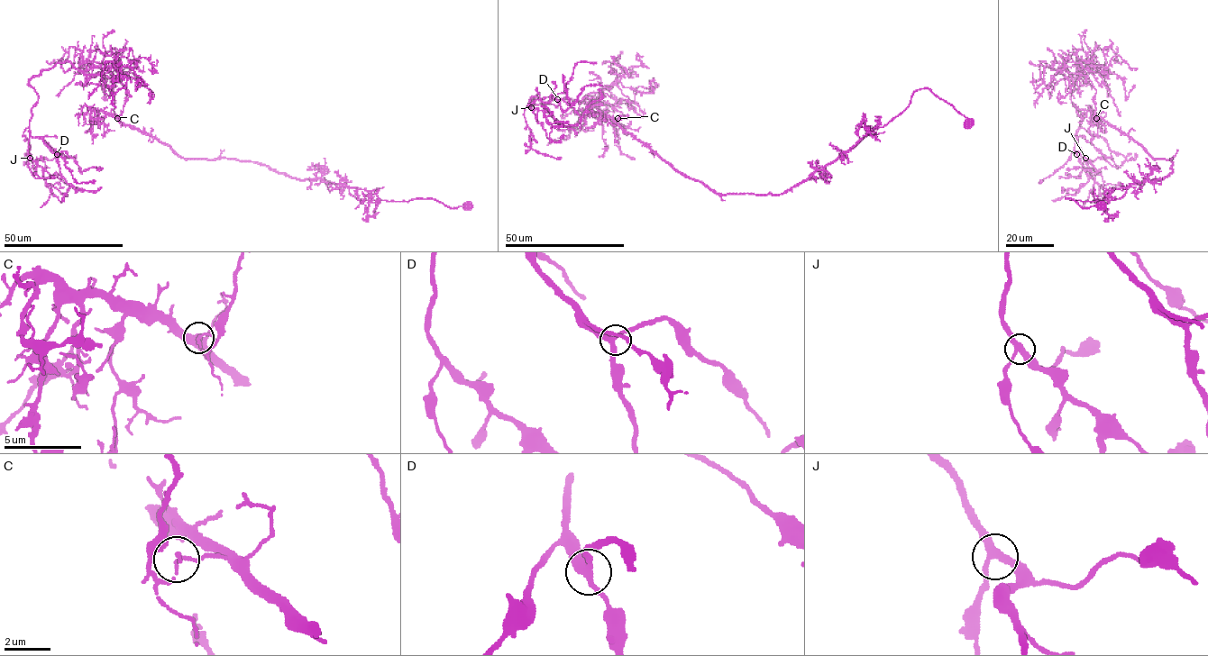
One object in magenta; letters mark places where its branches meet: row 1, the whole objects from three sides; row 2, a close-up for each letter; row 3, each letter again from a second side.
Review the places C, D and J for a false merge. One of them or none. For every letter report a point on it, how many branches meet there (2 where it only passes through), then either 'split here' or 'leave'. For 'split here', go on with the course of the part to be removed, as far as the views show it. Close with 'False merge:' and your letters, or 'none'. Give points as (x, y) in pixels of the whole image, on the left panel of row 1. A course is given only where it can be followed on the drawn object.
C: at (117, 118); 3 branches meet; split here; foreign part runs (117, 117), (185, 159), (255, 161), (292, 177), (340, 183), (358, 198), (432, 198), (450, 207), (469, 207)
D: at (57, 154); 3 branches meet; leave
J: at (30, 158); 3 branches meet; leave
False merge: C

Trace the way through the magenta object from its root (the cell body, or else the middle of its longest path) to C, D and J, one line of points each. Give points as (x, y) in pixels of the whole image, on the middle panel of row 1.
C: (967, 122), (928, 88), (917, 89), (886, 124), (805, 179), (771, 195), (714, 193), (663, 160), (618, 118)
D: (967, 122), (917, 89), (783, 192), (718, 194), (626, 132), (607, 102), (529, 107), (557, 99)
J: (967, 122), (917, 89), (783, 192), (718, 194), (626, 132), (607, 102), (530, 107), (539, 93), (531, 107)

